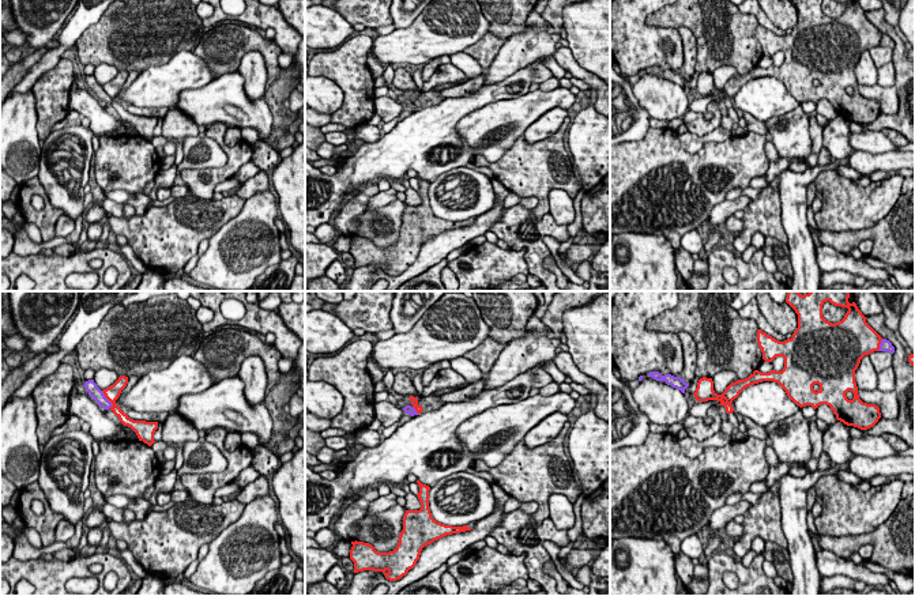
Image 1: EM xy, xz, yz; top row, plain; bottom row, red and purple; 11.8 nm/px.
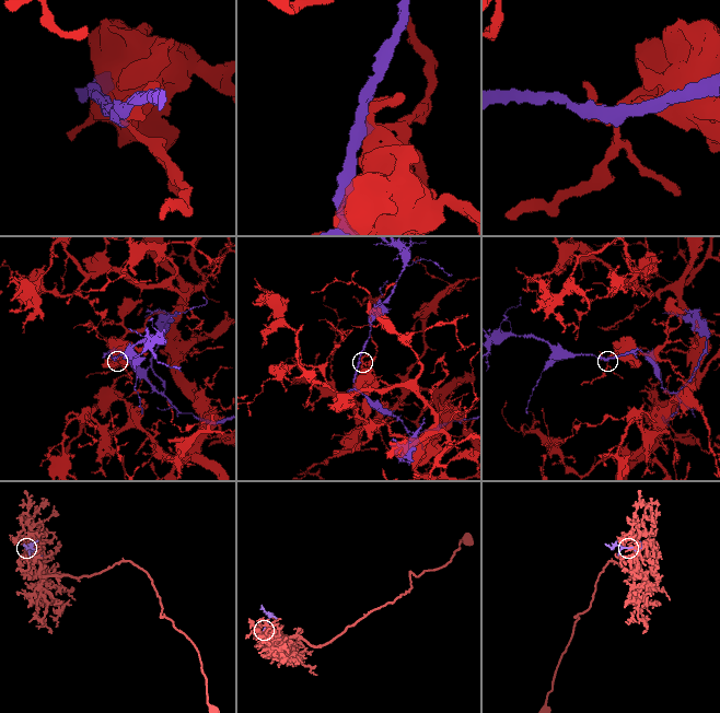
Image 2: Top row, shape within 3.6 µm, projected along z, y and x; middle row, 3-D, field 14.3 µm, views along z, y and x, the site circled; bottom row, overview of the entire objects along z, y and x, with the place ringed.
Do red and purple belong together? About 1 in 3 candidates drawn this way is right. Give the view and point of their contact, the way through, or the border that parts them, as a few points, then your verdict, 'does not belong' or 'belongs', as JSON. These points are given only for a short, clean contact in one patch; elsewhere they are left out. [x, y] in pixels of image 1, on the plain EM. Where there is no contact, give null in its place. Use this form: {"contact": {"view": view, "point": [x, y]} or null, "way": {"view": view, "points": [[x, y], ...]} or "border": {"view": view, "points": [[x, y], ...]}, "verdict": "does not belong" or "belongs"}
{"contact": {"view": "xy", "point": [106, 93]}, "verdict": "does not belong"}

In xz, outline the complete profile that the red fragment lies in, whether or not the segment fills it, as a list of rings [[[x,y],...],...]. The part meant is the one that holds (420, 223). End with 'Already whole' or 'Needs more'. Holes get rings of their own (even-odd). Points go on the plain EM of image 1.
[[[417,176],[419,188],[417,189],[421,204],[406,205],[403,211],[403,226],[394,246],[379,248],[369,238],[351,237],[350,254],[354,257],[354,268],[364,265],[383,267],[385,274],[396,276],[407,269],[419,254],[425,241],[447,230],[470,226],[467,220],[452,222],[437,218],[429,204],[430,182]]]. Already whole

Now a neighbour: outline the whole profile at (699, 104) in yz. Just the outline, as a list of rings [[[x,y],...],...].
[[[708,95],[708,97],[697,97],[692,101],[692,103],[689,105],[689,110],[693,112],[700,112],[705,116],[707,120],[712,118],[712,113],[709,113],[707,110],[707,105],[712,101],[719,102],[720,97],[718,95]]]

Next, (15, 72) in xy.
[[[37,49],[20,63],[10,65],[7,73],[0,80],[0,106],[11,90],[23,79],[29,69],[37,64],[49,49]]]

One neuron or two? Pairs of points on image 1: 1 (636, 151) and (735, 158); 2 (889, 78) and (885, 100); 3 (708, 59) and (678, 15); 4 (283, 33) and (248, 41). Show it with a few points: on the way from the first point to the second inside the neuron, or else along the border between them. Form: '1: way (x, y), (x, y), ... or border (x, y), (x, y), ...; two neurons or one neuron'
1: way (661, 159), (711, 161); one neuron
2: border (877, 83), (893, 86); two neurons
3: way (708, 46), (708, 38), (691, 21); one neuron
4: border (274, 40), (282, 52); two neurons

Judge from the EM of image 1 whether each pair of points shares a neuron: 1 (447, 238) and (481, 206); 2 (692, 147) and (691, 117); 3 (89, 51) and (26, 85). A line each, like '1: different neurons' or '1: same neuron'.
1: different neurons
2: different neurons
3: different neurons

